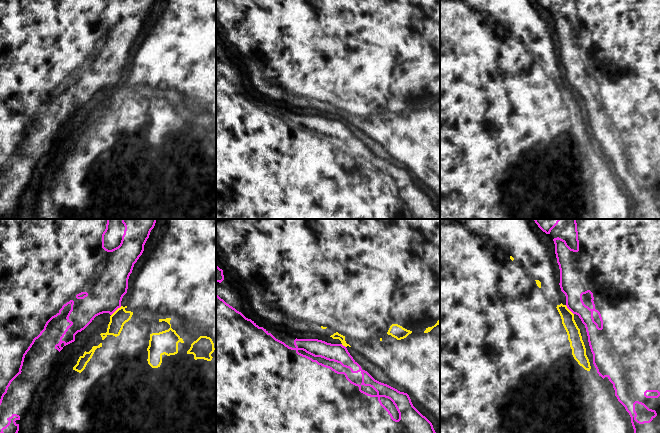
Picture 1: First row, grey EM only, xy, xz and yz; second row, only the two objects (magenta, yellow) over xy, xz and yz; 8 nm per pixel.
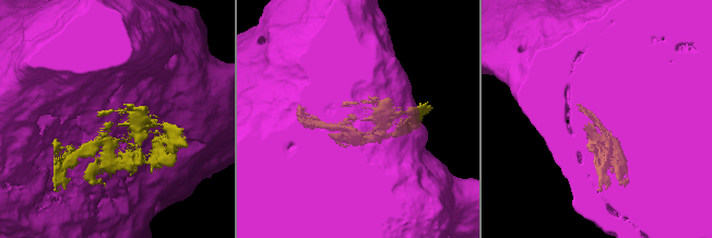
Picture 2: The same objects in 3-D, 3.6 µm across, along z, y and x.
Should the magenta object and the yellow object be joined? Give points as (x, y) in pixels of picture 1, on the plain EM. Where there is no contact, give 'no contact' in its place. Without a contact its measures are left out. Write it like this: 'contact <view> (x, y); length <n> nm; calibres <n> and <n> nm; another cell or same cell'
contact xy (116, 85); length 120 nm; calibres 360 and 130 nm; another cell

